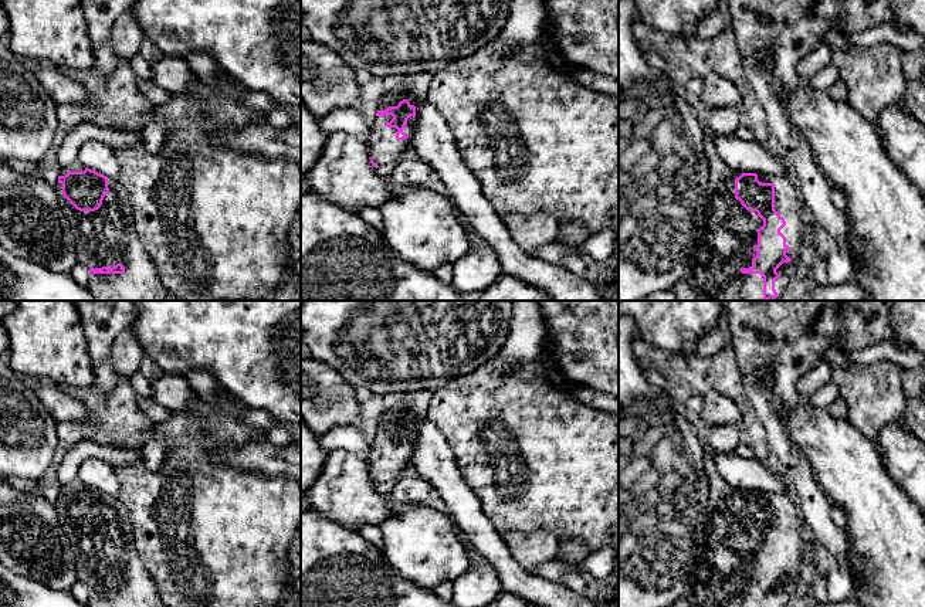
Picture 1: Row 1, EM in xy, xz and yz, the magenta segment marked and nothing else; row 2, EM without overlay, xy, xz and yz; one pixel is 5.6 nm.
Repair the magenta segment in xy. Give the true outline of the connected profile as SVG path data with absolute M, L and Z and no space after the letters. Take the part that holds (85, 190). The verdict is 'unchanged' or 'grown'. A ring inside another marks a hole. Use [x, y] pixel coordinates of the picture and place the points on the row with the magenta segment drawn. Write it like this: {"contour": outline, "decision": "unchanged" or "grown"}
{"contour": "M77 160L61 169L55 191L64 217L77 237L78 262L91 272L87 288L95 301L167 301L169 292L135 231L129 196L116 179Z", "decision": "grown"}

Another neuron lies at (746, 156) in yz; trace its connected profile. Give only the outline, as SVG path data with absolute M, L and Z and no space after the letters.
M709 133L719 159L735 172L768 176L789 176L790 166L758 140L742 140L733 135Z

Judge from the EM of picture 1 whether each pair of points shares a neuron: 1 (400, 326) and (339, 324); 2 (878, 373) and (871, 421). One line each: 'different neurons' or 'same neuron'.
1: same neuron
2: same neuron

